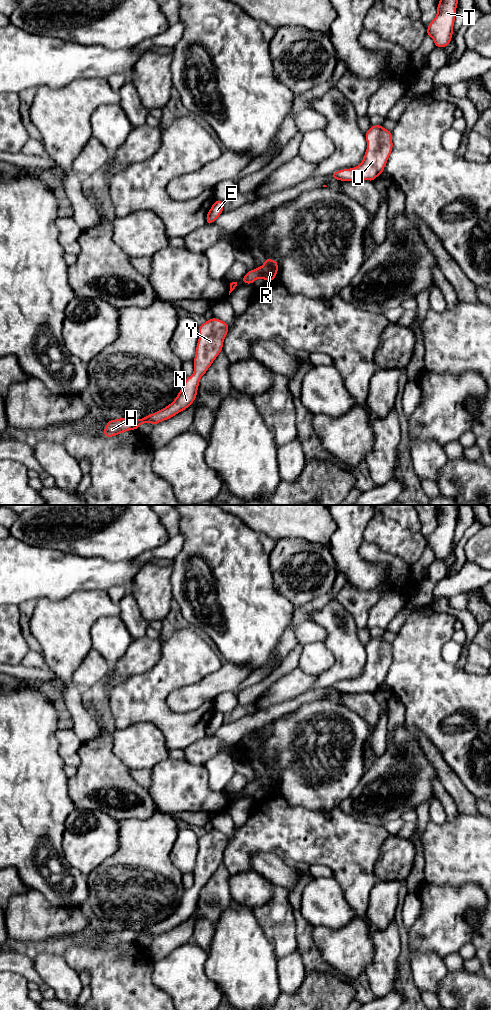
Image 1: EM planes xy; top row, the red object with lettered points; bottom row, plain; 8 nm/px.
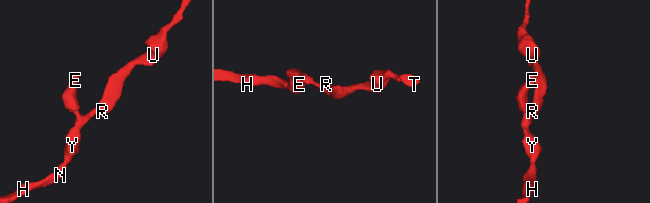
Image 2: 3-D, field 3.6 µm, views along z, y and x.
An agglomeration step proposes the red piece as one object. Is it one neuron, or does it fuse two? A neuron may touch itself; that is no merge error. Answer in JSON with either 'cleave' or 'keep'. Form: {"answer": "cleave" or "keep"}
{"answer": "keep"}

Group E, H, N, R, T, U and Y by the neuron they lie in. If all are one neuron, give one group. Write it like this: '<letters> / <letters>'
E H N R T U Y

